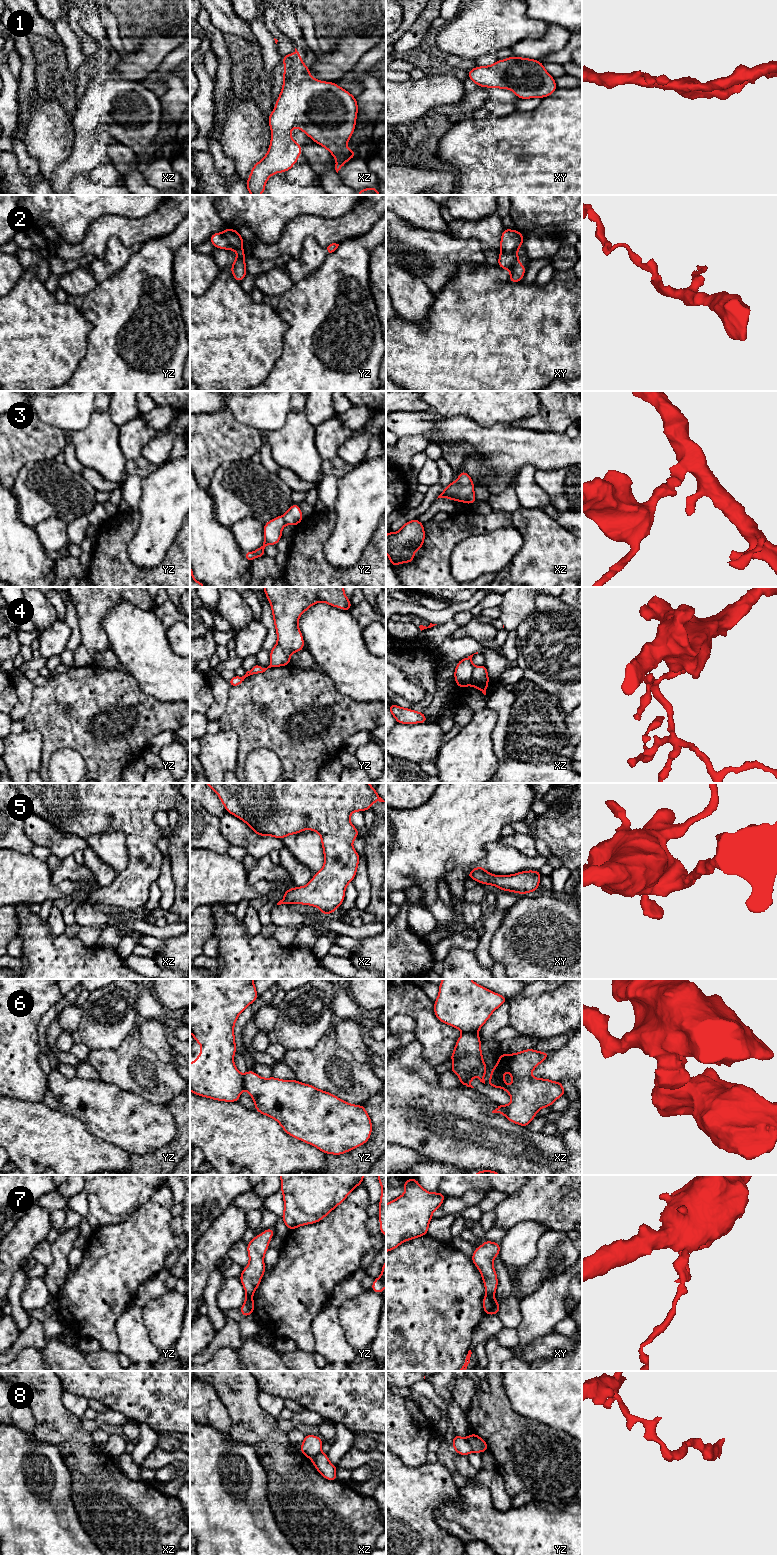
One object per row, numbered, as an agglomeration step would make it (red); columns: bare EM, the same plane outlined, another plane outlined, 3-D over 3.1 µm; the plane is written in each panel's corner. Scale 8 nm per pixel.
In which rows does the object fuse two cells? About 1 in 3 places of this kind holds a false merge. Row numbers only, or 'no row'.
2, 4, 6, 7, 8

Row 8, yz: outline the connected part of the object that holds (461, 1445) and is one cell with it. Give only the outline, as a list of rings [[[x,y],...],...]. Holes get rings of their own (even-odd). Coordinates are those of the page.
[[[457,1434],[454,1435],[452,1445],[456,1453],[469,1456],[472,1452],[470,1444],[467,1438],[460,1437]]]

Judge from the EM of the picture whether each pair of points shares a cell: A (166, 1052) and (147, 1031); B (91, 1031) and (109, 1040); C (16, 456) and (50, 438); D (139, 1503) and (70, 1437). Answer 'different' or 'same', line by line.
A: same
B: same
C: same
D: same

